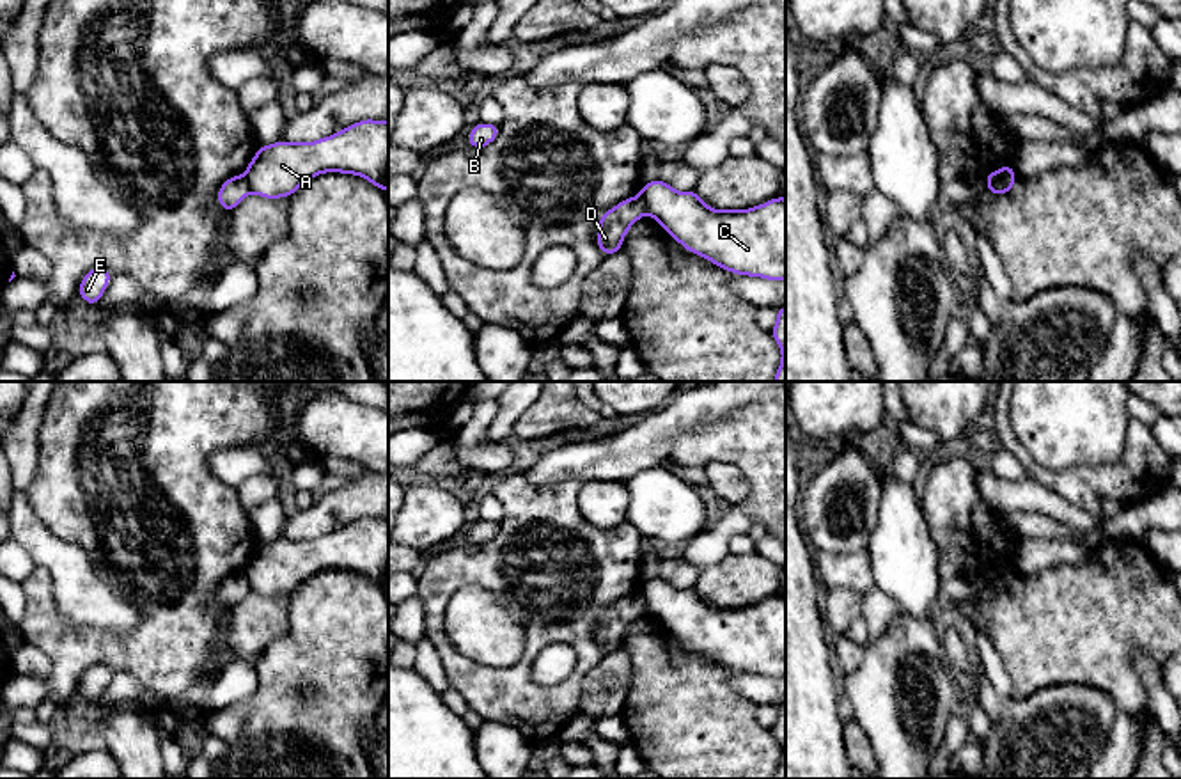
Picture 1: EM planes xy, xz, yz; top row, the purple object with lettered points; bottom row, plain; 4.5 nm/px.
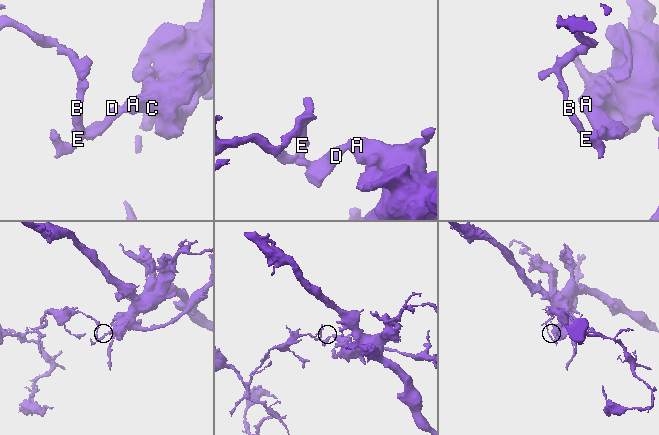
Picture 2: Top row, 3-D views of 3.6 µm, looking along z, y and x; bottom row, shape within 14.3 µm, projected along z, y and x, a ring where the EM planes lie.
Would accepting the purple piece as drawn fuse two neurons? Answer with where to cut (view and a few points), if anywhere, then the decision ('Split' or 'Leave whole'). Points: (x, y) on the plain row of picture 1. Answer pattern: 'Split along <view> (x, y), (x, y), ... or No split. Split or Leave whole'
Split along yz (1015, 572), (993, 590). Split

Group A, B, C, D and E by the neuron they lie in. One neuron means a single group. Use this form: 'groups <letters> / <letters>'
groups A C / B D E

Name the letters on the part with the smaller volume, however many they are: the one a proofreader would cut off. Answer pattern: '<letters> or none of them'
B, D, E

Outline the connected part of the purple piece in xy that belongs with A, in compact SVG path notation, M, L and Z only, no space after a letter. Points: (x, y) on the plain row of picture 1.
M364 516L314 539L259 543L243 573L252 591L277 598L325 570L360 573L385 591L388 518Z

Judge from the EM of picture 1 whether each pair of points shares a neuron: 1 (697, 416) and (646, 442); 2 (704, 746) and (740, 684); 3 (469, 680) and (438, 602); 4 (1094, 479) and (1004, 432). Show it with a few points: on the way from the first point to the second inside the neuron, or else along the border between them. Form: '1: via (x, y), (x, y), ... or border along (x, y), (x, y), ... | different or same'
1: via (685, 416), (674, 417), (658, 432) | same
2: border along (735, 673), (729, 684), (756, 705) | different
3: via (453, 660), (435, 634), (435, 621) | same
4: via (1071, 479), (1043, 476), (1024, 455) | same

